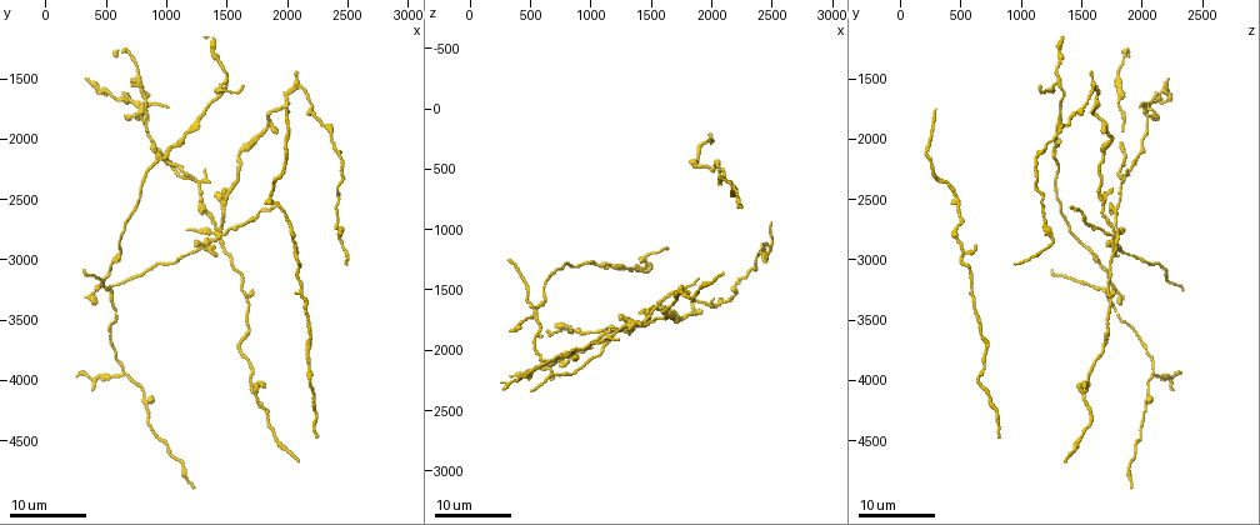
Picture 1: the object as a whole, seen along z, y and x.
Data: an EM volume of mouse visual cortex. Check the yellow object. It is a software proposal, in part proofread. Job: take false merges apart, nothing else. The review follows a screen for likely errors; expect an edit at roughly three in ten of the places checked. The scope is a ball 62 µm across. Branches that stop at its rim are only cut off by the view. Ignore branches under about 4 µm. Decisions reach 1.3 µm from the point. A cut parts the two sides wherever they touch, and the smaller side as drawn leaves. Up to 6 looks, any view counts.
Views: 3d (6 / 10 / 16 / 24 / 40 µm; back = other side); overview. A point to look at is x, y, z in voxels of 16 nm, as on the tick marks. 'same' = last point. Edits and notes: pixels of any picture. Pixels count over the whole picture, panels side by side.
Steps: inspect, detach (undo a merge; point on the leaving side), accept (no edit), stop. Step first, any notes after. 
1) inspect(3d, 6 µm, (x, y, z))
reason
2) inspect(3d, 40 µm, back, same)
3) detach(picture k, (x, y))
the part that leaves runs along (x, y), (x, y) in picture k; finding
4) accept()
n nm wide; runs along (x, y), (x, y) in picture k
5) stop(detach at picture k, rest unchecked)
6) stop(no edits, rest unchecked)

inspect(3d, 16 µm, (2060, 2940, 520))
side arm on a straight run

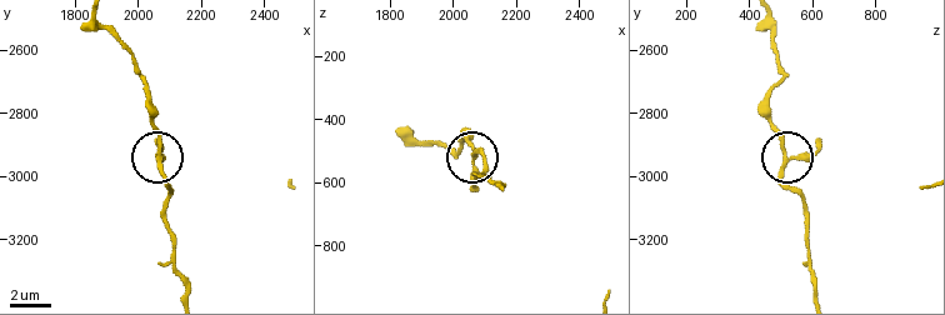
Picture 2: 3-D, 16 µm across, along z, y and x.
inspect(3d, 6 µm, (2070, 2950, 520))

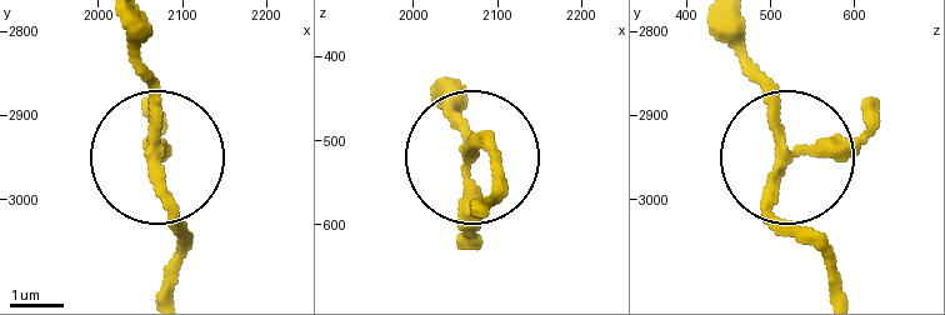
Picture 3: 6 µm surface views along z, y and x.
accept()
all the same cell

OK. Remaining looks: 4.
inspect(3d, 24 µm, (1500, 1500, 1300))
side arm on a straight run

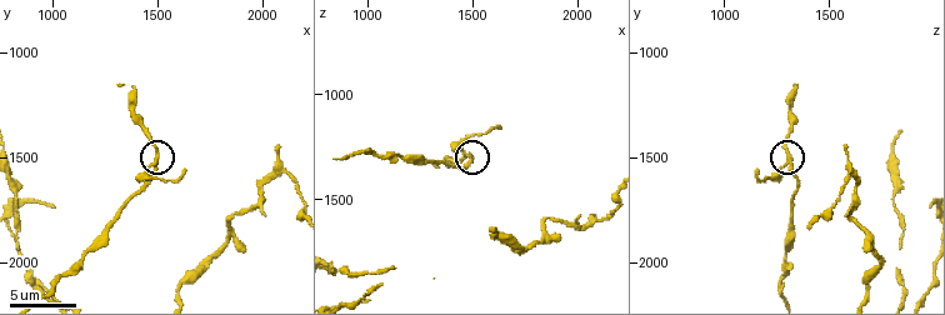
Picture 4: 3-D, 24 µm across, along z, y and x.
inspect(3d, 10 µm, (1490, 1520, 1320))
zoom in

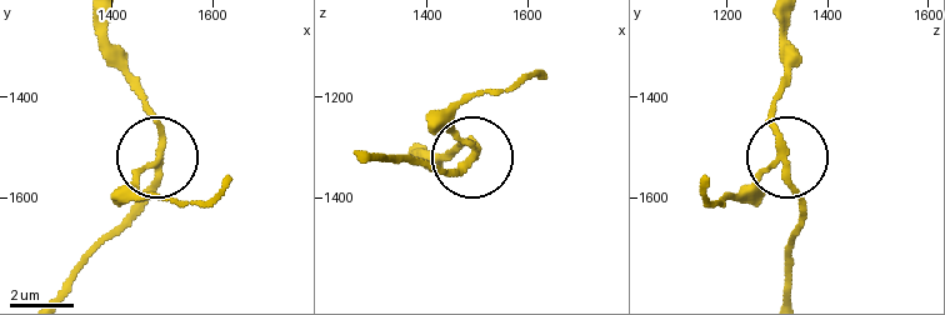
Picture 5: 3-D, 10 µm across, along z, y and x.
detach(picture 5, (454, 123))
3 arms; the part that leaves runs along (473, 145), (456, 120), (464, 105), (541, 75) in picture 5; two cells meet here

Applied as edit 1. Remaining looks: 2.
inspect(3d, 24 µm, (1440, 2800, 1780))
looks like a crossing

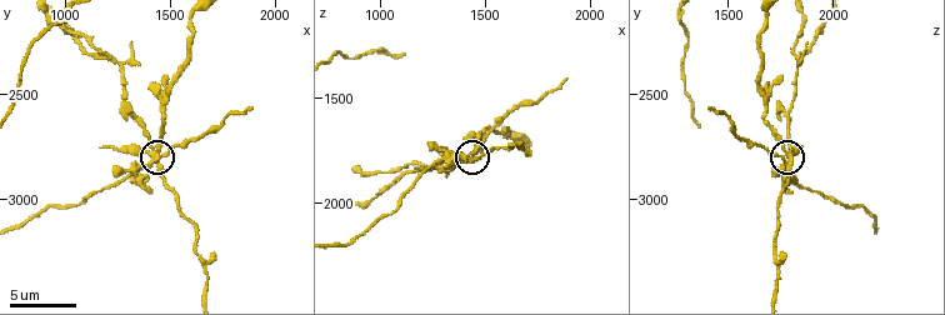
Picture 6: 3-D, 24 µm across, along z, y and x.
inspect(3d, 10 µm, (1410, 2790, 1800))

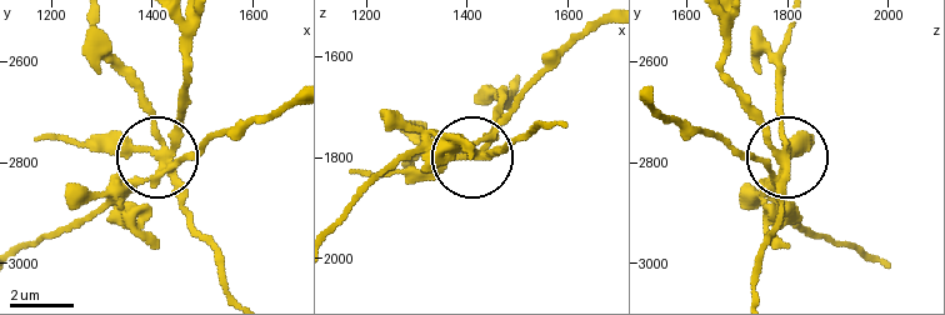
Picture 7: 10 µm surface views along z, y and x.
detach(picture 7, (195, 159))
240 nm wide; the part that leaves runs along (165, 159), (189, 64), (189, 24) in picture 7; two cells meet here

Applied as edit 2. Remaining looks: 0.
stop(detach at picture 5, detach at picture 7, rest unchecked)

